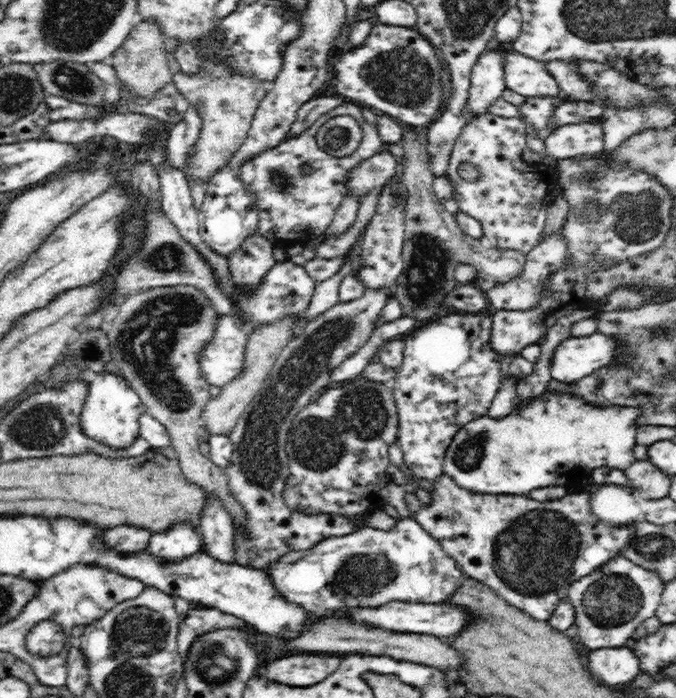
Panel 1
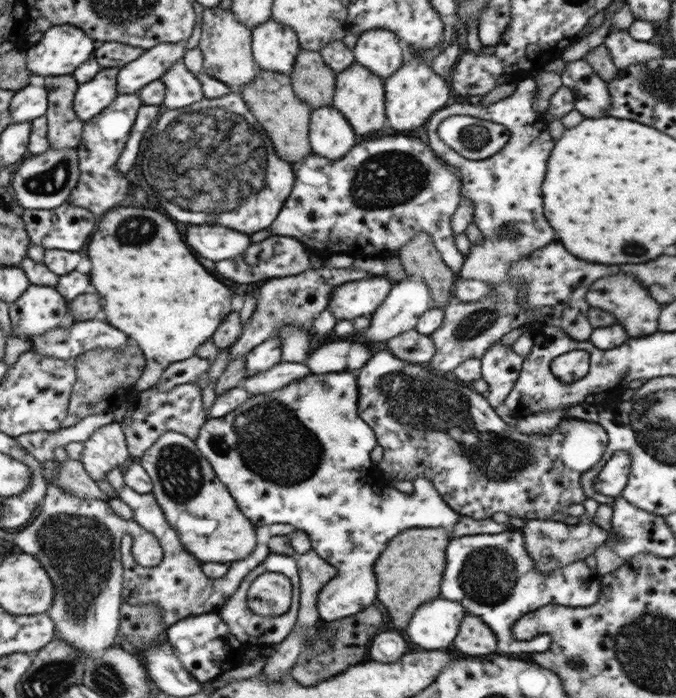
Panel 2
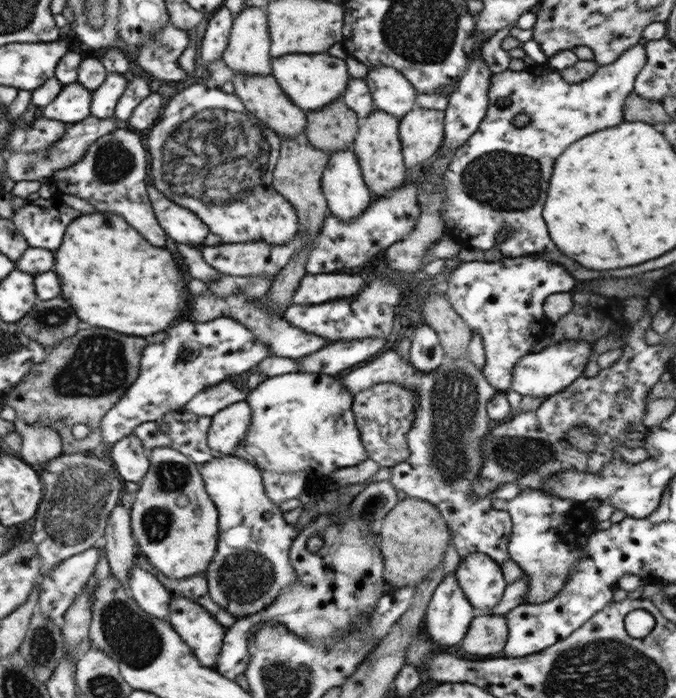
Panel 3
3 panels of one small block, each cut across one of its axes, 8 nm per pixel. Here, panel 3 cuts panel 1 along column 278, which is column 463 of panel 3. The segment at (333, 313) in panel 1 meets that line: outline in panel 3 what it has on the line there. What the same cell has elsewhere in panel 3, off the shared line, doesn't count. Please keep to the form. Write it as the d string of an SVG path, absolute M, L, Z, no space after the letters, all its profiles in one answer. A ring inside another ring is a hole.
M391 348L379 358L369 360L365 366L355 368L345 378L341 378L341 384L349 392L349 396L355 396L357 392L371 388L373 384L385 382L411 390L417 402L415 422L405 438L409 446L409 458L397 464L395 468L389 468L389 482L393 484L393 488L405 492L407 498L425 500L439 510L459 558L471 554L485 554L499 564L509 560L507 542L513 530L511 516L505 510L491 508L491 502L513 500L521 494L521 488L515 482L507 482L485 496L475 496L471 492L473 482L479 478L479 468L483 466L481 442L489 432L489 416L485 406L495 394L503 392L497 392L487 384L481 368L477 368L469 360L469 354L465 358L445 356L443 364L439 364L435 372L423 374L417 372L417 368L411 366L411 362L399 358L395 348Z

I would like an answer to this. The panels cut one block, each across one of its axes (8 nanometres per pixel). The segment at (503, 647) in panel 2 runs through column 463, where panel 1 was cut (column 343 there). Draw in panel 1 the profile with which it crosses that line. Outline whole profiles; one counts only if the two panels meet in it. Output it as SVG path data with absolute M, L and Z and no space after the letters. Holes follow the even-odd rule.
M414 516L396 520L392 530L362 528L350 536L332 536L314 544L314 548L288 552L262 570L286 602L318 618L334 616L342 608L378 608L392 600L446 604L466 580L466 572Z

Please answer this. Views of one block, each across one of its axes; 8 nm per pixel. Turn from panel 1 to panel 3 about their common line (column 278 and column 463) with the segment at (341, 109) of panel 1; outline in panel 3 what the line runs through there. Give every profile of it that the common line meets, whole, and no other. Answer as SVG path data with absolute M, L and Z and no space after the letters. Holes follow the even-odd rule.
M635 44L633 48L625 50L615 62L599 66L591 78L577 84L565 82L561 74L551 70L547 64L539 64L523 72L505 70L493 74L487 92L489 106L485 118L481 120L479 128L471 134L471 138L453 152L455 156L449 162L449 168L443 172L445 208L441 212L441 218L445 220L445 232L465 250L491 250L495 246L497 252L503 254L503 258L523 258L529 254L551 252L555 246L549 240L545 224L541 220L541 206L545 200L551 164L559 156L559 152L563 152L563 148L583 138L585 134L625 122L623 104L629 92L633 92L635 76L645 66L645 60L647 58L643 46ZM515 114L529 116L529 124L523 128L515 128Z

